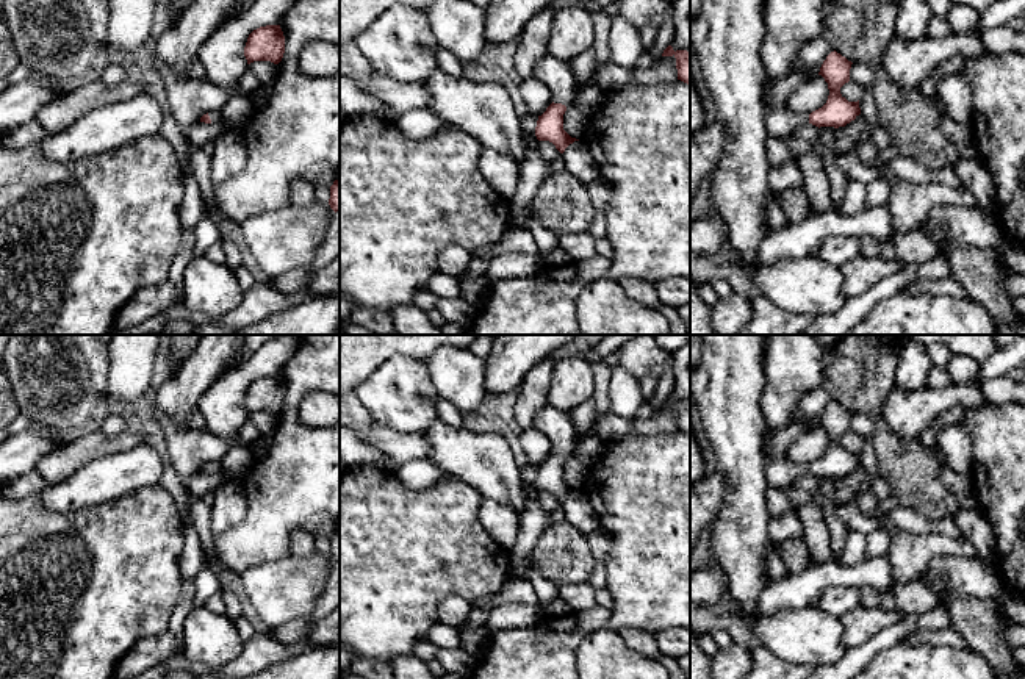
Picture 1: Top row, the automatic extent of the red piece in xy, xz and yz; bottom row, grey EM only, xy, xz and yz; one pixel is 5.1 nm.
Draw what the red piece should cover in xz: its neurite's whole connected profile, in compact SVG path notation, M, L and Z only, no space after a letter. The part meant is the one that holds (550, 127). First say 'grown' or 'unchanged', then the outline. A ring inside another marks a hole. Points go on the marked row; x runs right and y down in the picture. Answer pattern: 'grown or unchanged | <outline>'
grown | M545 56L535 64L534 77L552 92L552 103L538 116L535 136L538 141L552 142L563 153L570 144L579 141L563 130L563 114L574 102L577 84L573 80L566 61L552 56Z

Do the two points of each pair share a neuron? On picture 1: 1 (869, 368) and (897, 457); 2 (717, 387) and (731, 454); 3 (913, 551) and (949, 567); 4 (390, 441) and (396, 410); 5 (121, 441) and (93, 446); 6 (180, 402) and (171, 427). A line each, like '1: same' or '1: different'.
1: same
2: same
3: different
4: different
5: same
6: different

